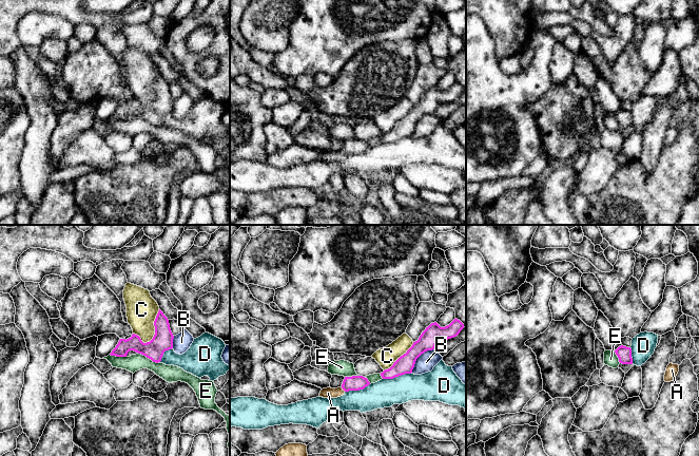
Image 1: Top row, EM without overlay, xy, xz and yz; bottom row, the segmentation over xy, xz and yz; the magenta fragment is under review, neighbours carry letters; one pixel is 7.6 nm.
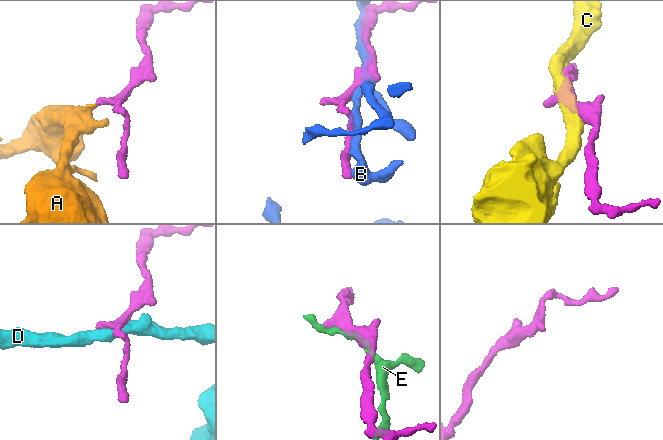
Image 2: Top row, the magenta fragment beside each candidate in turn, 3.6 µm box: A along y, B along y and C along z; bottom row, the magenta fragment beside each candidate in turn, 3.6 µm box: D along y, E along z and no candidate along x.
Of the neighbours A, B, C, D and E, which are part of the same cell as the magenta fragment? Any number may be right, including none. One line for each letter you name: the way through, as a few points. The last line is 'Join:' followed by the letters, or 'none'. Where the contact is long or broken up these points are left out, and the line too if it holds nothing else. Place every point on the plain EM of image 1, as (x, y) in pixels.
A: Path across: xz (355, 146), (349, 147), (343, 152), (335, 156), (328, 156)
Join: A

